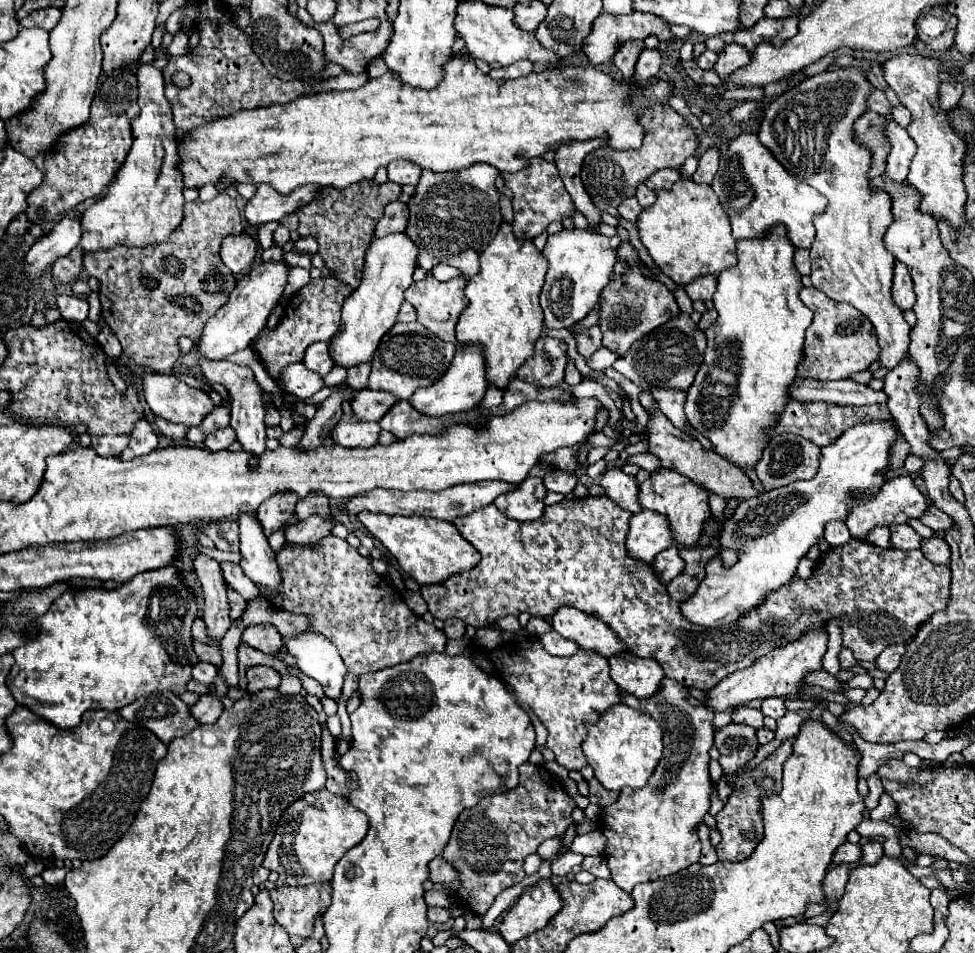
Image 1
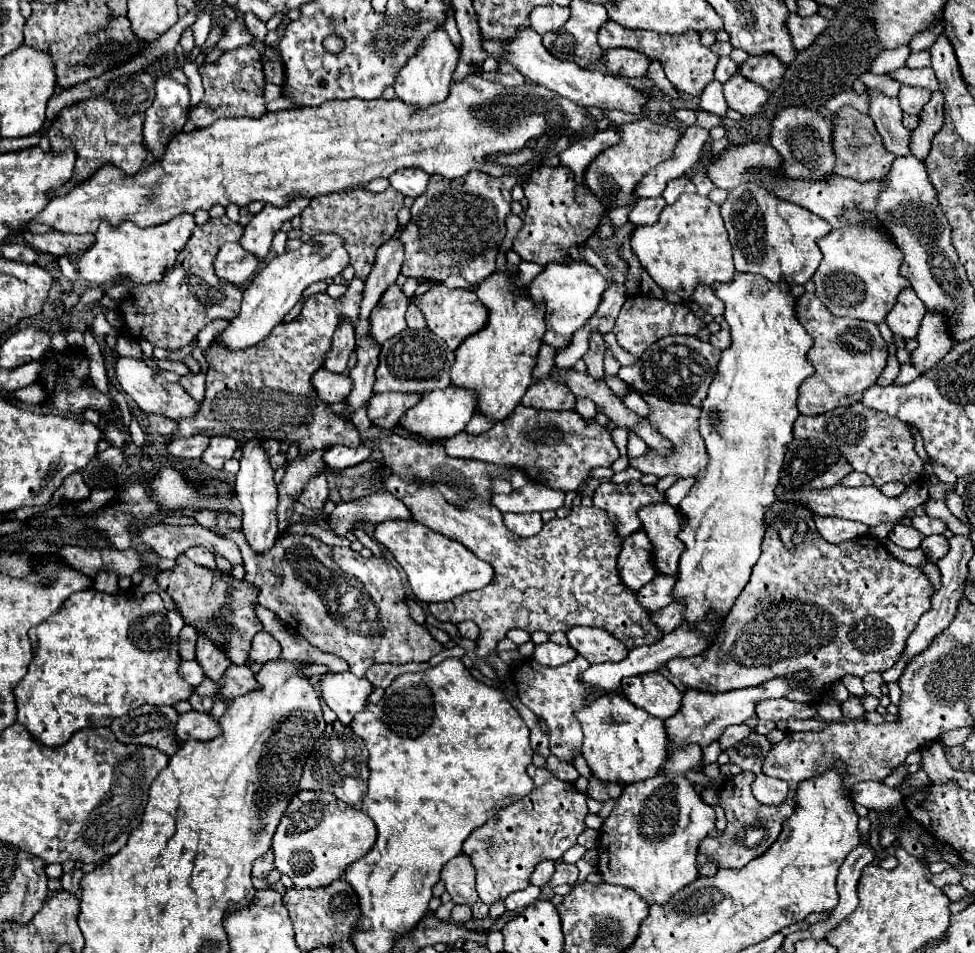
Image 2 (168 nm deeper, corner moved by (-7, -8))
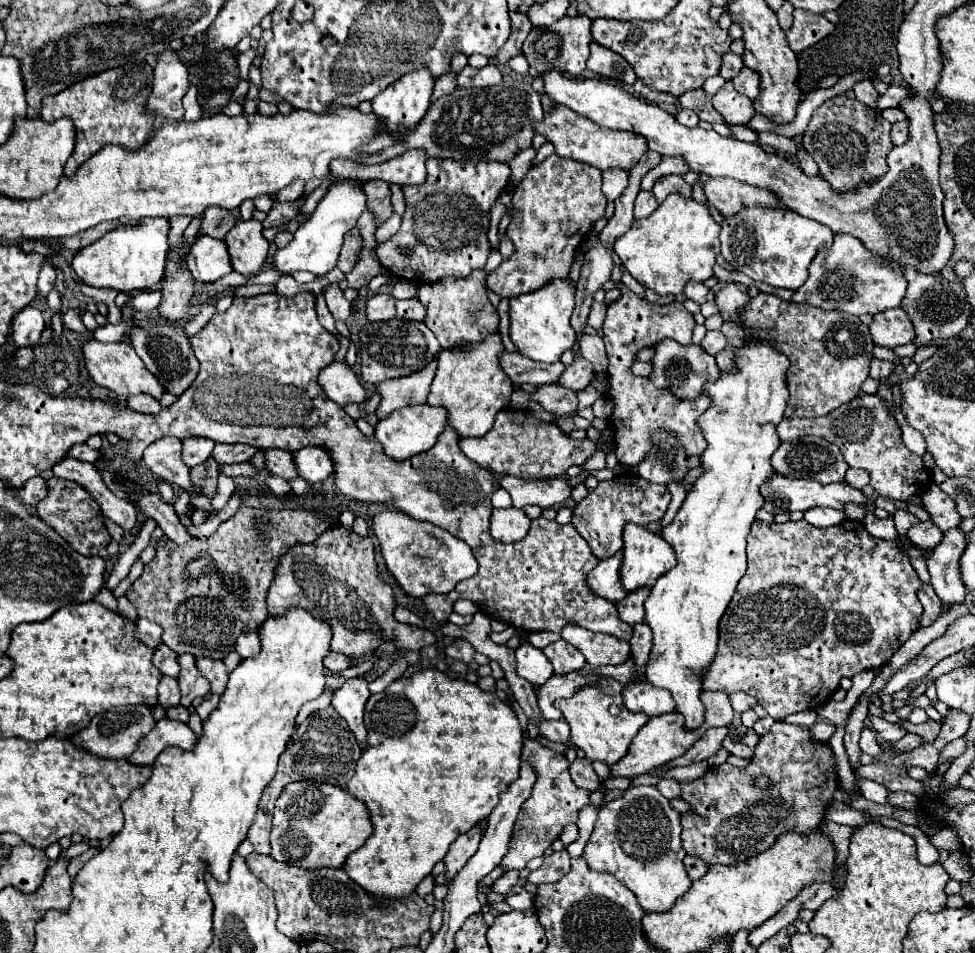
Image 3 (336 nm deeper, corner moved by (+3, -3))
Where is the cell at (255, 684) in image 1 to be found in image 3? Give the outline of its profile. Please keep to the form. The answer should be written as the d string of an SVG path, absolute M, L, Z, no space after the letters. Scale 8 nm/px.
M196 658L196 666L198 672L204 674L204 678L210 682L212 686L212 694L222 694L228 682L228 674L226 674L226 666L222 664L222 660L210 660L210 658Z

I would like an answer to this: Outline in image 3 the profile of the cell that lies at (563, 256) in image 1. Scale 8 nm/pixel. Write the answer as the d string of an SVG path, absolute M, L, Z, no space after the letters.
M554 280L536 292L510 298L508 304L510 340L522 356L536 362L556 362L574 346L576 332L570 326L570 316L574 310L574 286L570 286L568 280Z

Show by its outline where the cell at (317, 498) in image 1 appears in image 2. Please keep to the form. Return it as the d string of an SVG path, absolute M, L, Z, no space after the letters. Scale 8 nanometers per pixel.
M320 473L318 477L314 477L302 491L300 495L300 503L312 511L318 511L318 509L324 509L326 501L328 501L328 483L326 483L326 475Z

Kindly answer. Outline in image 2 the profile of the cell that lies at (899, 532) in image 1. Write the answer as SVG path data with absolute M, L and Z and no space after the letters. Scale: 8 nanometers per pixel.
M896 523L896 525L892 527L888 539L890 539L892 543L896 543L898 547L902 547L902 549L918 549L924 537L922 537L920 531L916 531L914 527L906 527L906 525L902 525L902 523Z

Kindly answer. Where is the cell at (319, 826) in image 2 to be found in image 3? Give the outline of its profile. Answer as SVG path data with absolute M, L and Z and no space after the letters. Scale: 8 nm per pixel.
M300 780L288 784L276 800L274 826L270 834L270 856L278 862L302 868L340 868L348 854L358 850L372 834L370 812L366 804L340 786Z

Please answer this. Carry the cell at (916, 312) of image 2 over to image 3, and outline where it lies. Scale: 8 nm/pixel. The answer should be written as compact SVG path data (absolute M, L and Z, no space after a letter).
M890 308L874 316L870 334L876 346L896 348L914 340L914 326L902 308Z

